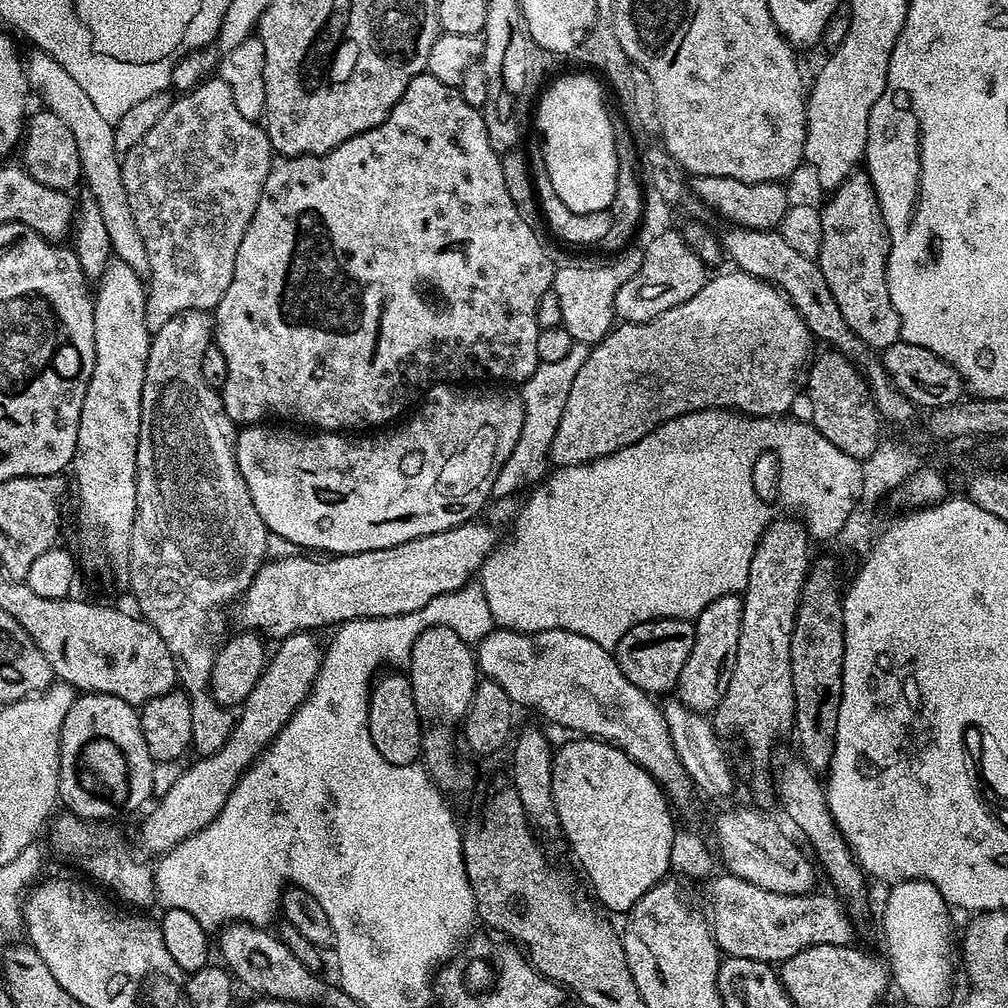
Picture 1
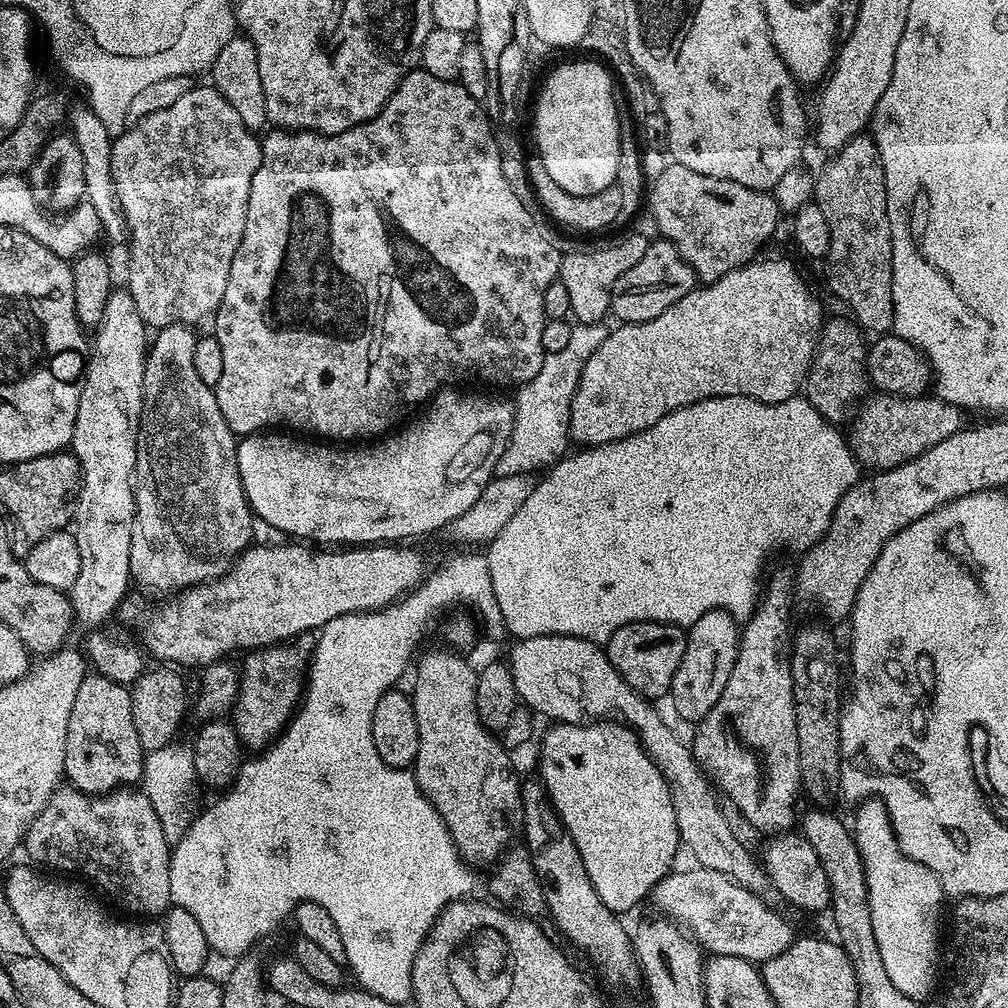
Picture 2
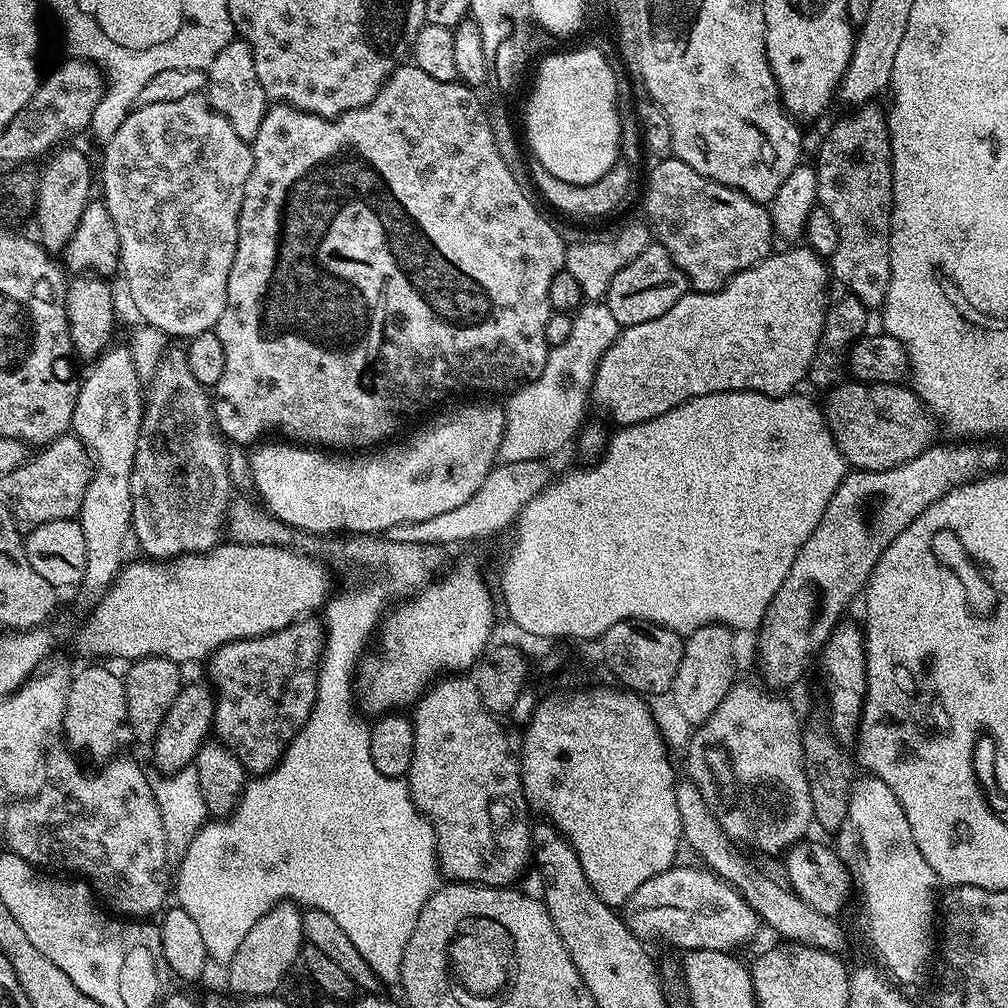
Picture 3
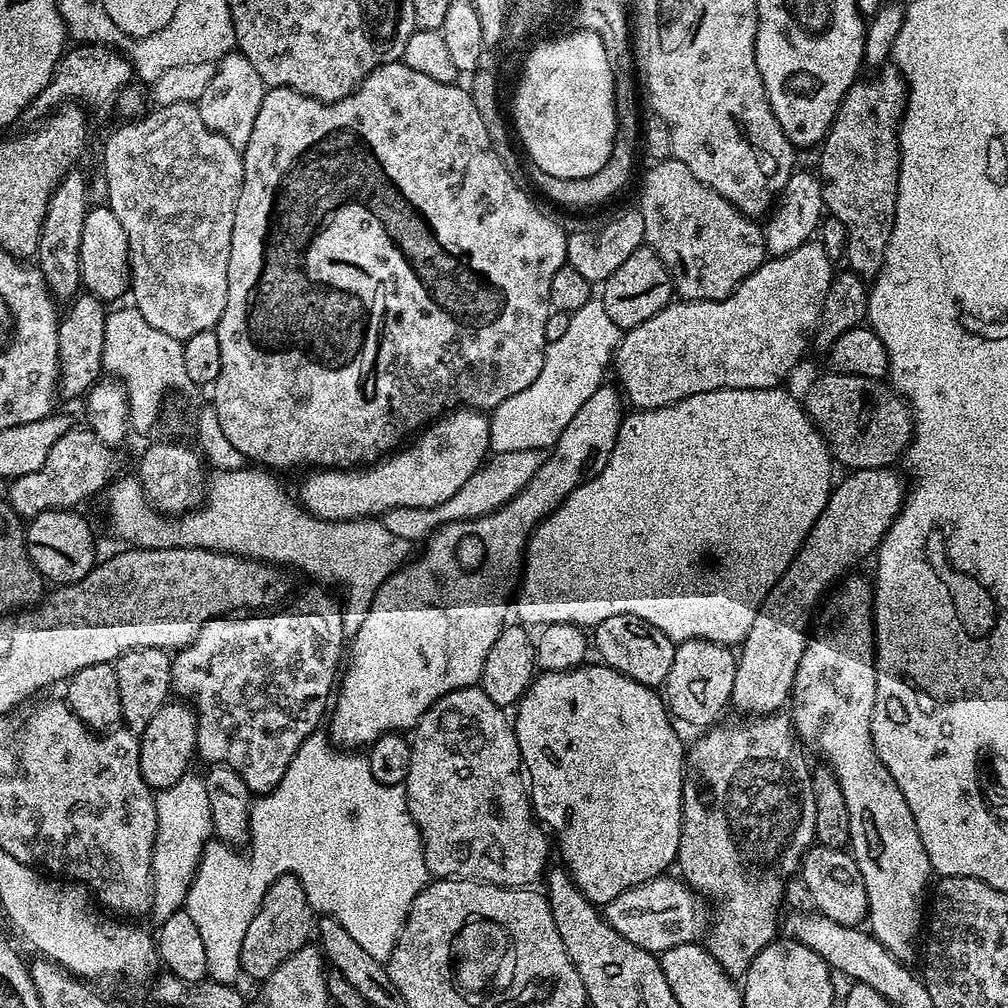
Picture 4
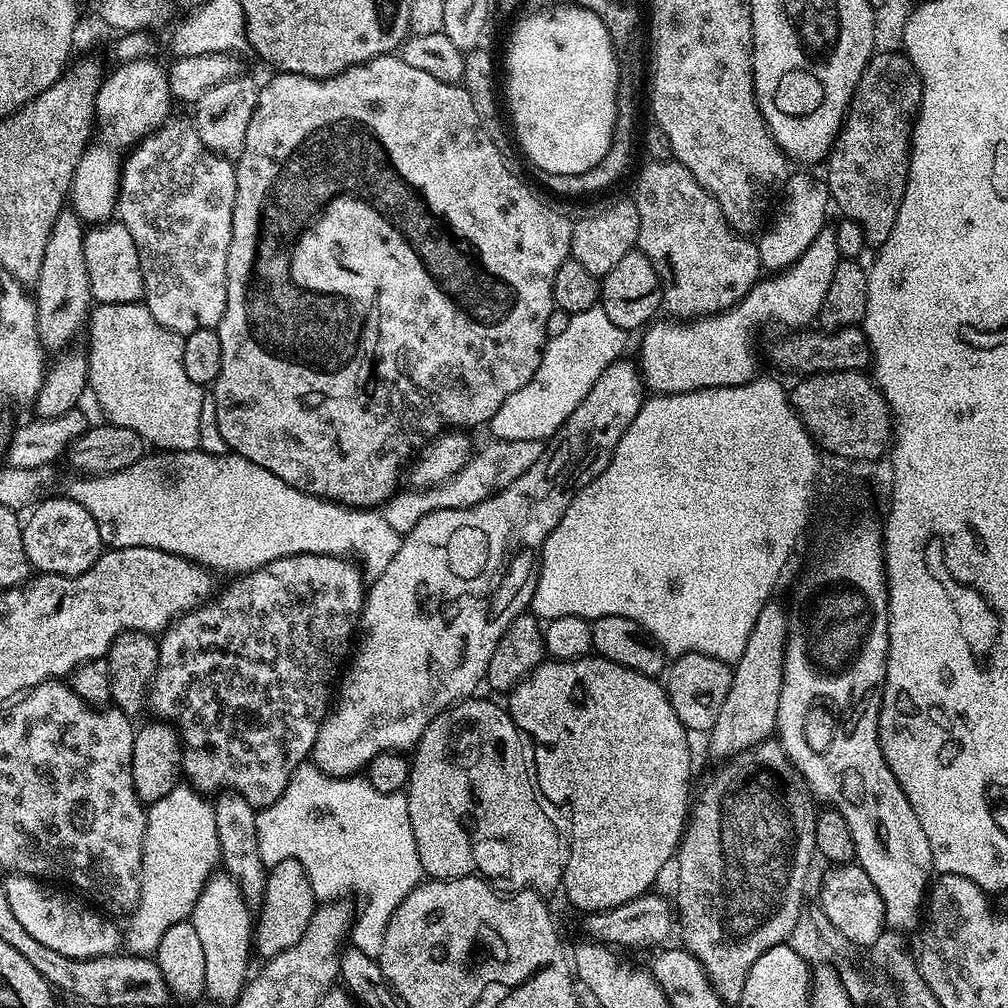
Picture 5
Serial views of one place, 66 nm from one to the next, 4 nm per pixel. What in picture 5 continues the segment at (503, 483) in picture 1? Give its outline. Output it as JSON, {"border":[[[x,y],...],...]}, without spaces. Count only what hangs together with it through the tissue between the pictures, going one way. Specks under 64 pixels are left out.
{"border":[[[602,307],[573,312],[566,322],[566,331],[551,337],[544,345],[542,362],[538,370],[534,370],[534,378],[522,386],[522,390],[514,390],[490,421],[491,434],[497,440],[536,439],[547,441],[574,410],[590,394],[590,386],[602,378],[602,370],[625,355],[624,347],[628,340],[625,329],[614,326],[610,318],[606,318],[606,310]]]}

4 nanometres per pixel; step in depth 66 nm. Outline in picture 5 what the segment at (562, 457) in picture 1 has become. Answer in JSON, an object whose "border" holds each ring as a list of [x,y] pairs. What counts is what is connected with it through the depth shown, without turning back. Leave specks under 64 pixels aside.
{"border":[[[825,226],[806,246],[806,254],[798,258],[783,272],[769,275],[756,281],[756,285],[738,301],[735,308],[727,308],[725,312],[717,312],[715,316],[701,316],[695,320],[681,322],[676,318],[657,319],[647,325],[643,333],[644,341],[640,344],[640,360],[638,367],[644,381],[644,387],[649,393],[676,393],[698,391],[703,388],[735,387],[744,384],[757,375],[756,356],[752,353],[752,335],[759,324],[785,324],[788,330],[800,330],[803,324],[808,324],[817,319],[822,306],[822,298],[826,298],[826,289],[829,288],[834,278],[834,270],[841,262],[838,250],[836,229]]]}

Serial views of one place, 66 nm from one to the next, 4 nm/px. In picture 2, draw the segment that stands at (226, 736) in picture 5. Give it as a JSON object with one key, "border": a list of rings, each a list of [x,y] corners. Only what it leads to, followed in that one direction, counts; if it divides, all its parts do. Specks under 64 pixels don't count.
{"border":[[[285,642],[271,648],[257,648],[249,651],[244,668],[239,669],[240,689],[236,691],[236,702],[230,713],[241,745],[245,749],[263,750],[288,727],[306,687],[306,652],[292,642]]]}

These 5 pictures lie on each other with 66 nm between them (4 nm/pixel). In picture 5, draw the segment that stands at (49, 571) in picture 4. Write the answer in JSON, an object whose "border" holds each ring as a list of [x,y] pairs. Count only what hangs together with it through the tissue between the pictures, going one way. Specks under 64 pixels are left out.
{"border":[[[64,494],[50,496],[41,499],[27,513],[28,520],[26,516],[23,521],[24,552],[28,556],[29,565],[37,573],[77,576],[90,570],[90,566],[94,566],[94,562],[105,551],[104,539],[98,530],[98,522],[94,522],[90,510],[86,510],[84,504],[70,500]]]}

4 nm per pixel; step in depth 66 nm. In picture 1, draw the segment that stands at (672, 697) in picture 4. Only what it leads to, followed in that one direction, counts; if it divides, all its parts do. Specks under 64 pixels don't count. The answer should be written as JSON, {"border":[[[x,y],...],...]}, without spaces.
{"border":[[[739,595],[723,596],[710,602],[710,606],[696,617],[694,650],[690,650],[690,658],[686,658],[686,666],[682,666],[682,674],[674,689],[680,703],[690,710],[711,714],[716,711],[718,702],[722,702],[726,686],[730,686],[734,658],[738,654],[738,629],[742,626],[743,605]]]}

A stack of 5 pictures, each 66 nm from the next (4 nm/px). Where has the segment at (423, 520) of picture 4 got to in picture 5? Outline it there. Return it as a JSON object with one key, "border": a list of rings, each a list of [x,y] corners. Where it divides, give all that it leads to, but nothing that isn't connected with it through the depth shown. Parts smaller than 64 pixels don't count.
{"border":[[[536,439],[490,440],[484,448],[479,448],[469,457],[467,463],[455,473],[456,480],[450,478],[434,488],[424,491],[423,500],[440,492],[440,504],[416,504],[416,490],[399,491],[383,505],[386,522],[401,536],[408,534],[429,512],[440,509],[464,509],[487,500],[505,489],[516,478],[520,478],[544,453],[545,441]]]}

